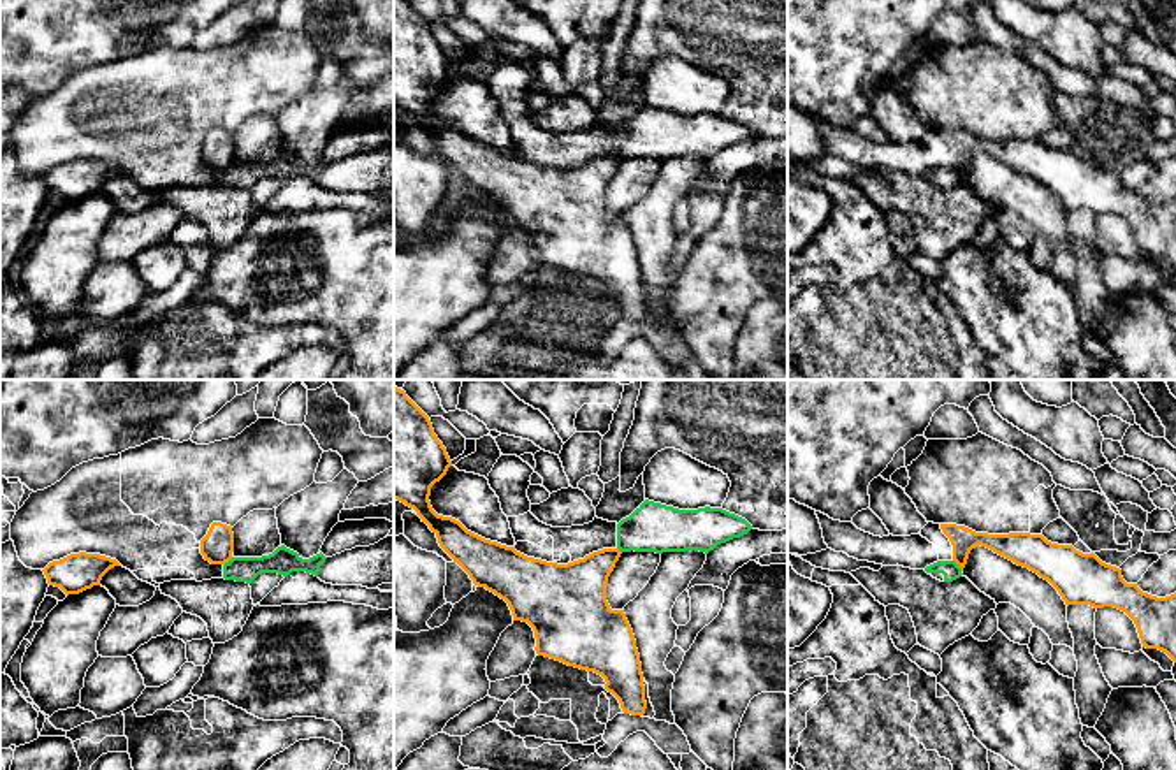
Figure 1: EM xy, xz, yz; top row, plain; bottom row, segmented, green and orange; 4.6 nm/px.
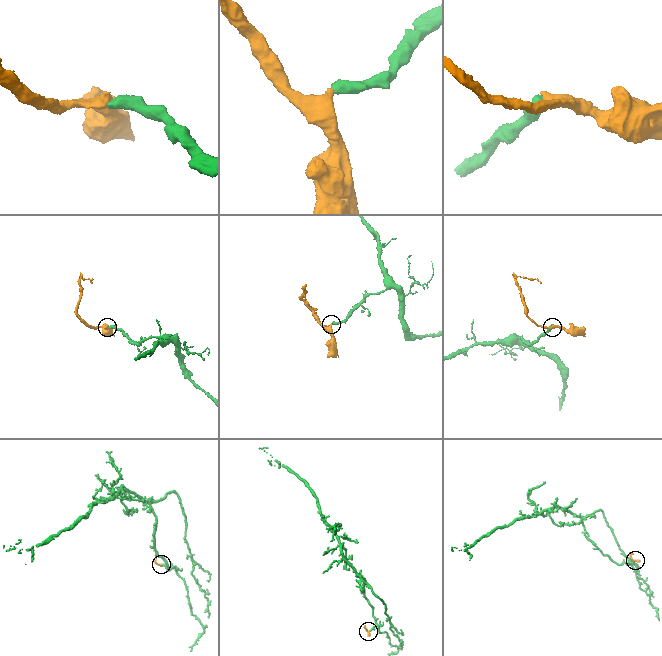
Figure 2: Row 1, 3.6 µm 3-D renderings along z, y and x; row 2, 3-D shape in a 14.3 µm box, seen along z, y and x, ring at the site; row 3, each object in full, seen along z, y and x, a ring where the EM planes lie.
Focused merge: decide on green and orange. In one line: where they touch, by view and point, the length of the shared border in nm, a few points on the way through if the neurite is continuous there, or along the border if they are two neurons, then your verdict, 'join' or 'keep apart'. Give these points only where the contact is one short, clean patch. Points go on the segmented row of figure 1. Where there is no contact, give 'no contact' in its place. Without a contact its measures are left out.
contact yz (957, 565); length 70 nm; border yz (953, 559), (962, 570); keep apart

